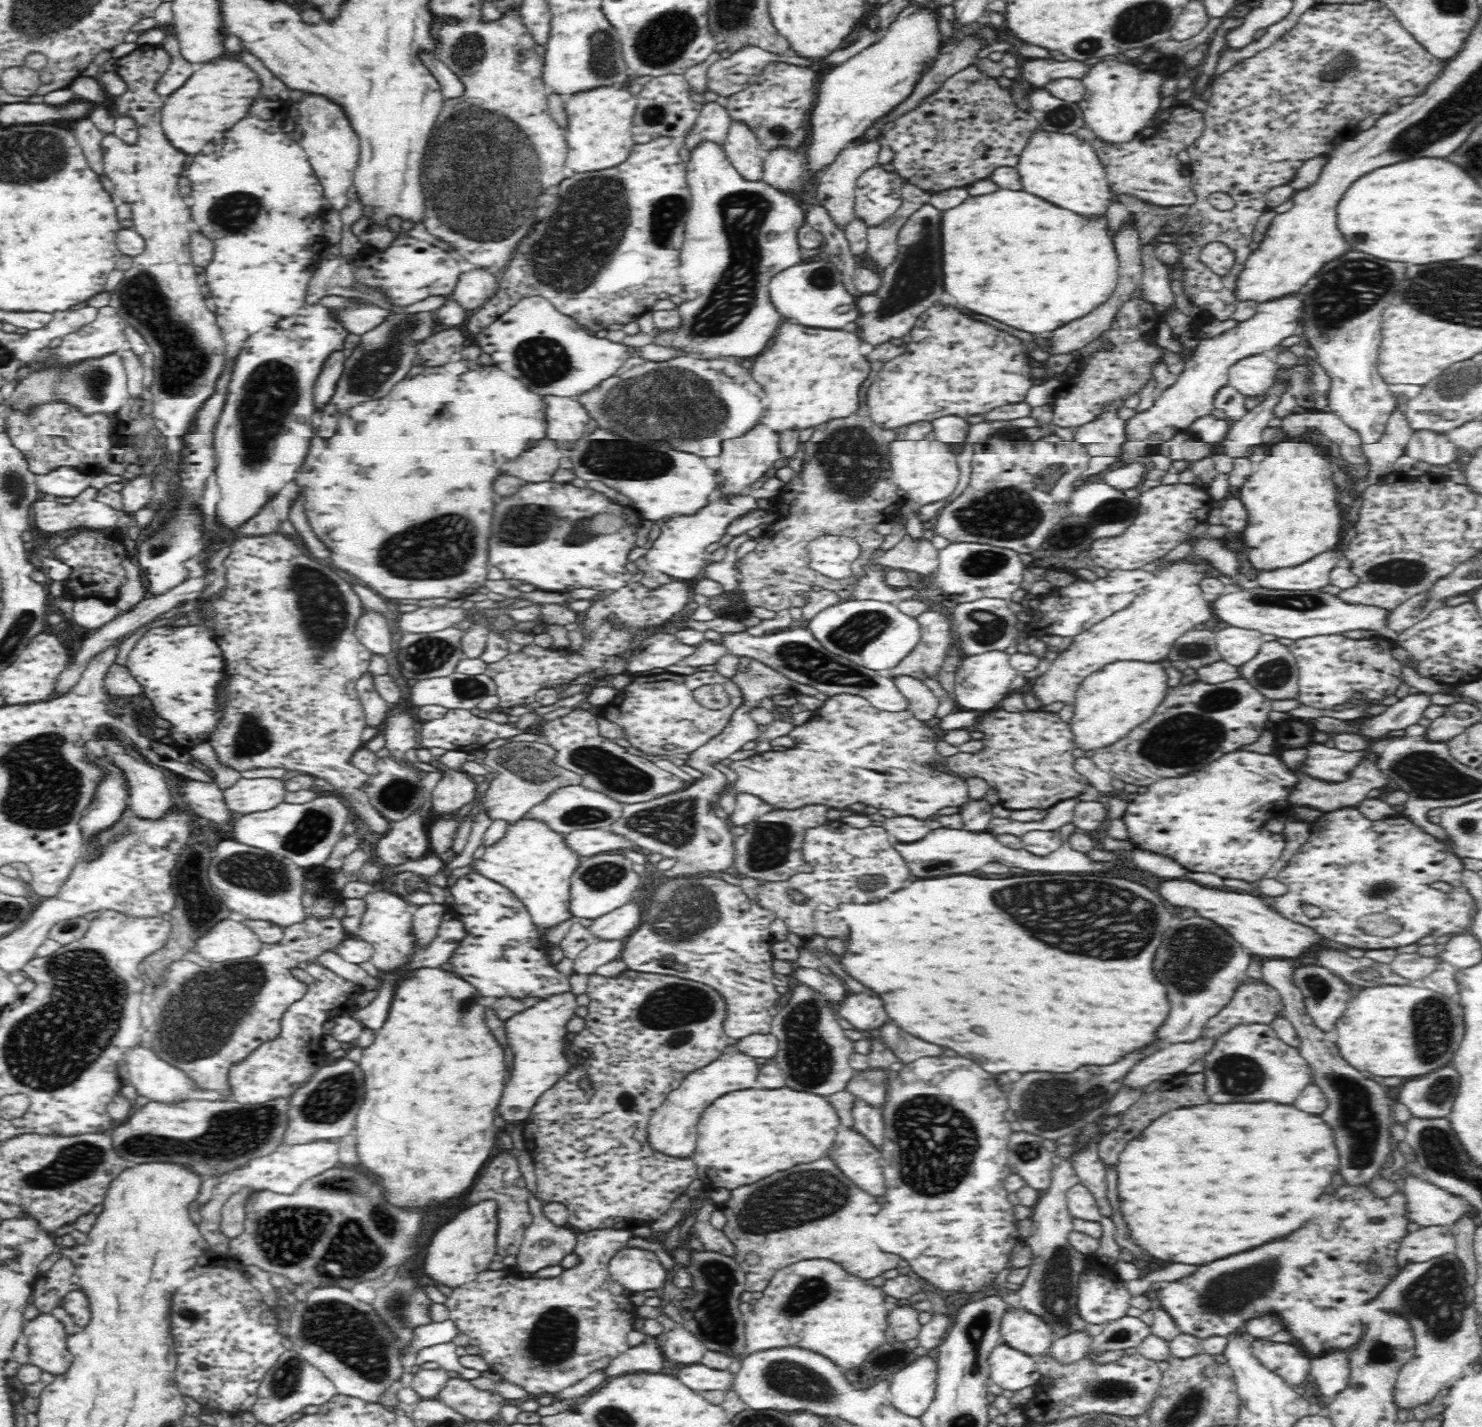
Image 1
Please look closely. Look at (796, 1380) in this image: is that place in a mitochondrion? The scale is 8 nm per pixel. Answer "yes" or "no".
yes

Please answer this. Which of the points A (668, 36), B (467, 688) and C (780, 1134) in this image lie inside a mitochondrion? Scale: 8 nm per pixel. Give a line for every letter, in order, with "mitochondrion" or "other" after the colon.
A: mitochondrion
B: mitochondrion
C: other

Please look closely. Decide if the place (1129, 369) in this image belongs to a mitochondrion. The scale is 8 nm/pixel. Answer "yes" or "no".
yes

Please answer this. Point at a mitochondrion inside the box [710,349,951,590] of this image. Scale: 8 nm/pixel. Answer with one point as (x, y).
(846, 461)

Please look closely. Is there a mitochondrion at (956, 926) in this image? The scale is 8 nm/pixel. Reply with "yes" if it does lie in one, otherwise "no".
no

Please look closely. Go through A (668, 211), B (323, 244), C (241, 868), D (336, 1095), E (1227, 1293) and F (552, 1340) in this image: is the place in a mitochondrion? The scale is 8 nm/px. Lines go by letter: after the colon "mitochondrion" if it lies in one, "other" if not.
A: mitochondrion
B: other
C: mitochondrion
D: mitochondrion
E: mitochondrion
F: mitochondrion

